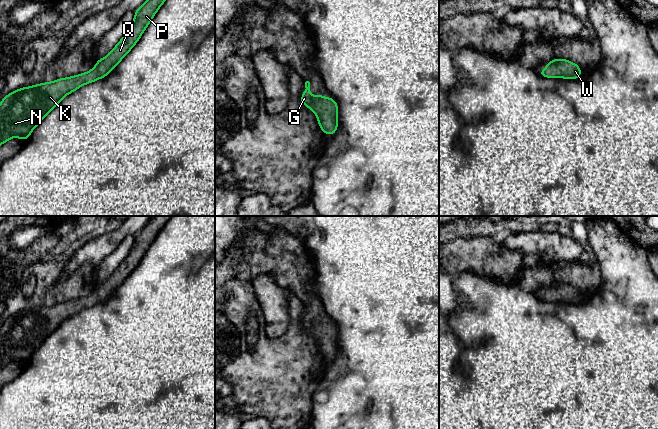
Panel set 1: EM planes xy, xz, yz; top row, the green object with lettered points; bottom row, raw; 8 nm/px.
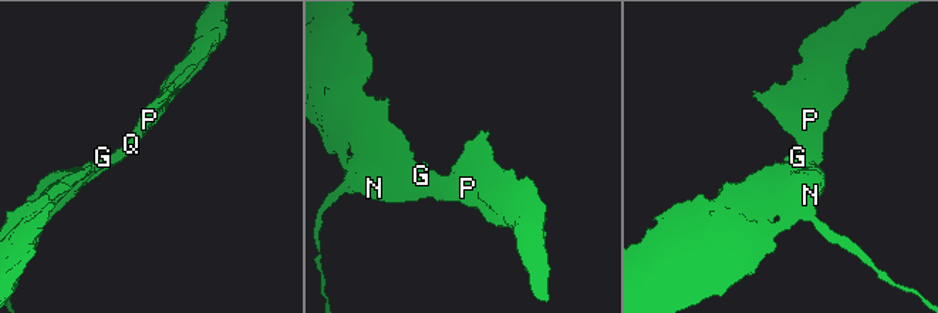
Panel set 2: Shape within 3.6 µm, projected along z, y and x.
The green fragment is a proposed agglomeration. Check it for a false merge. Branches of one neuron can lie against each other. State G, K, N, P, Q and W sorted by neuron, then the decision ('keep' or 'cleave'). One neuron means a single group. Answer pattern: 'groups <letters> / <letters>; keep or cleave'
groups G K N P Q W; keep

